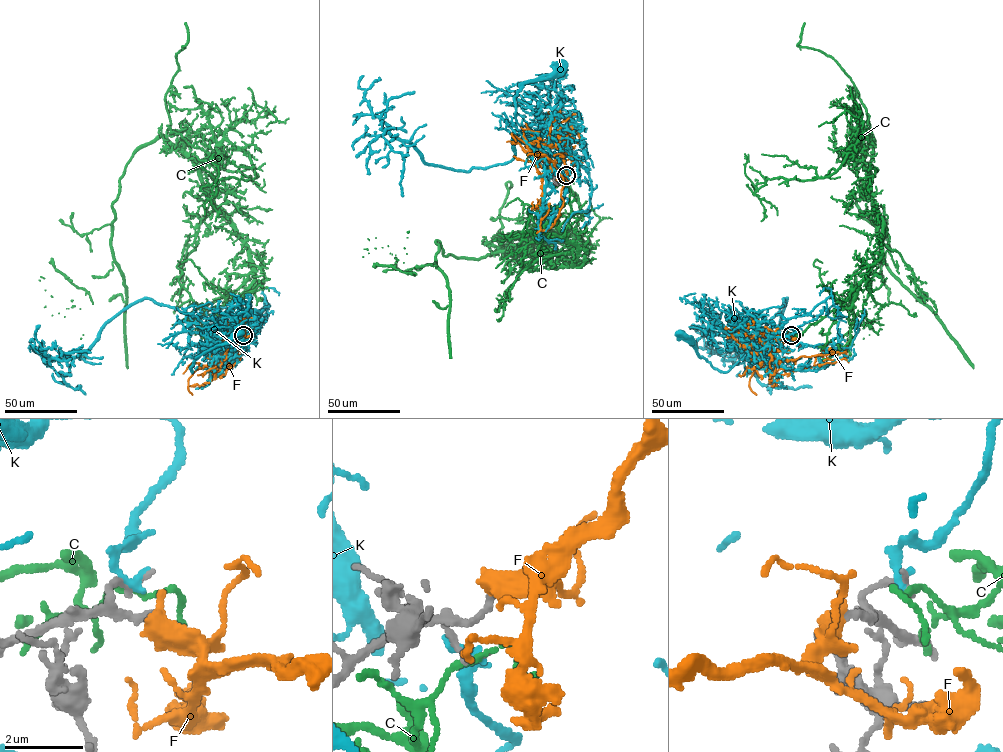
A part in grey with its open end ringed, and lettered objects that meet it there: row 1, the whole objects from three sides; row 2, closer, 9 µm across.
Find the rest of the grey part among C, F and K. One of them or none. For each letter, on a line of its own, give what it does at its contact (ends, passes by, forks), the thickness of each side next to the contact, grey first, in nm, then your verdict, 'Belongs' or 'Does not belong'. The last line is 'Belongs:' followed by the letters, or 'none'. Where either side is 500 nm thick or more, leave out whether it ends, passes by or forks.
C: It passes by. Thickness 170 nm (grey) against 120 nm. Does not belong
F: Thickness 170 nm (grey) against 550 nm. Belongs
K: It ends there. Thickness 180 nm (grey) against 240 nm. Does not belong
Belongs: F

